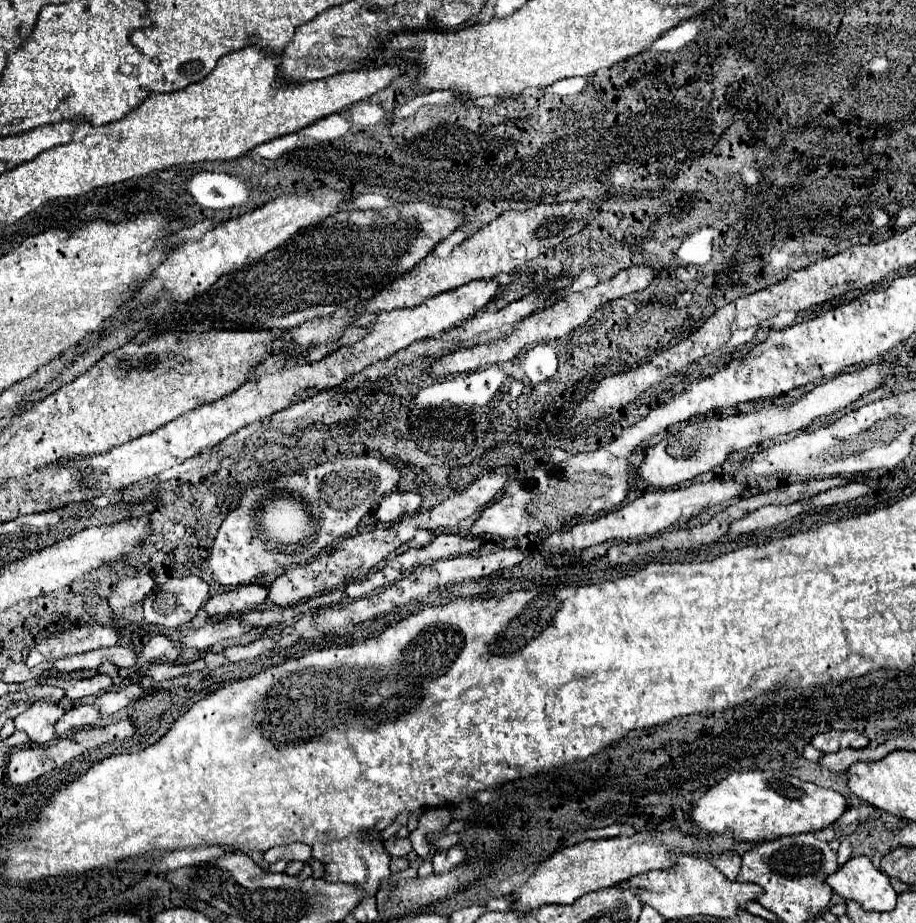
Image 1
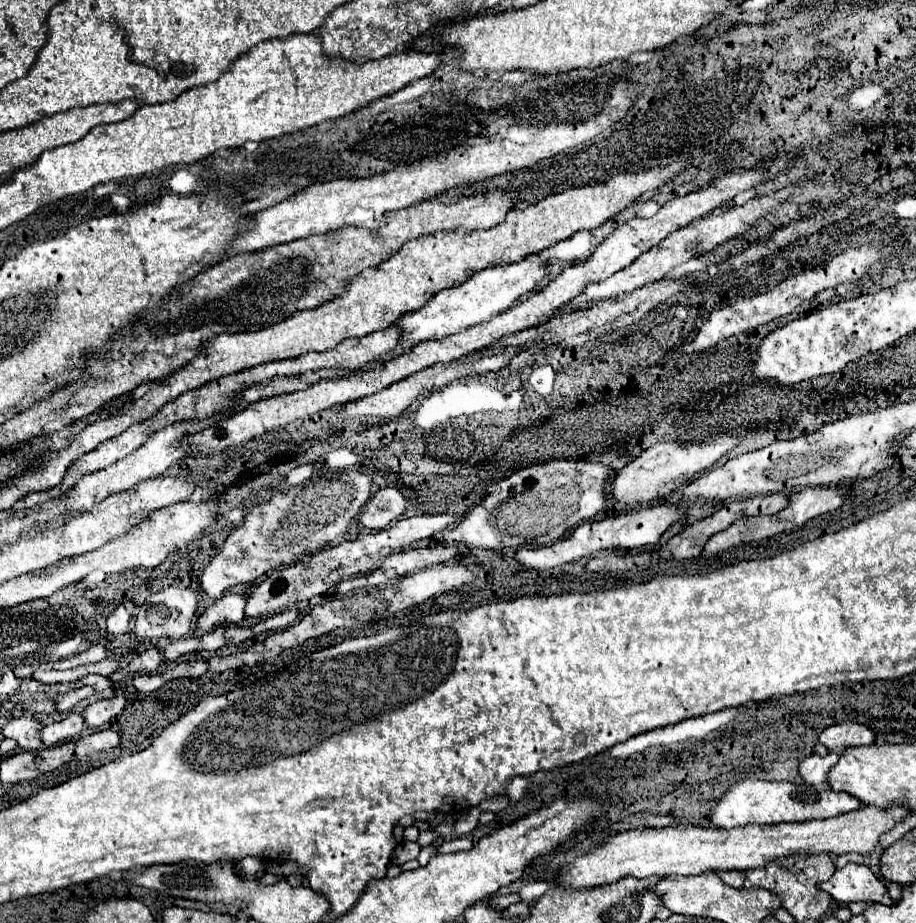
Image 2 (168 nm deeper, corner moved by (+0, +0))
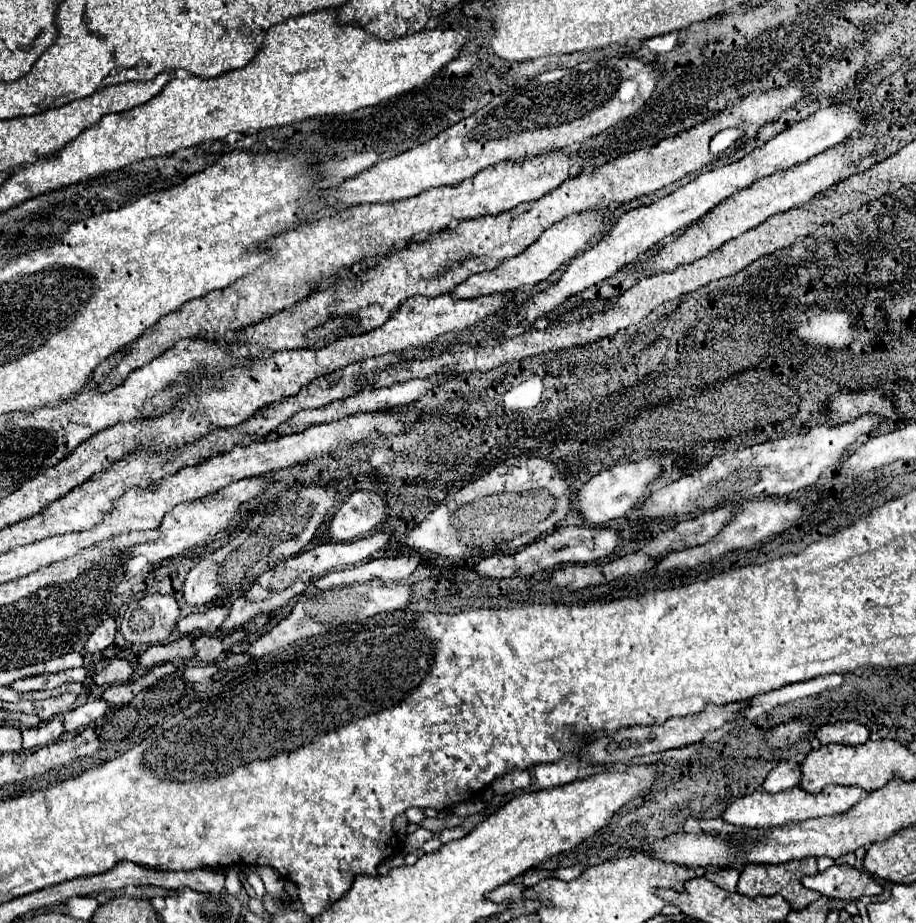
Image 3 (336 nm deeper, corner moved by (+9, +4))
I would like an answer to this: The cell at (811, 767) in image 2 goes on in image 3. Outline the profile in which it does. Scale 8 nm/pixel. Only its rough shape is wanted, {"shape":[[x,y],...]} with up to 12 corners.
{"shape":[[780,761],[762,787],[770,793],[796,787],[800,765]]}

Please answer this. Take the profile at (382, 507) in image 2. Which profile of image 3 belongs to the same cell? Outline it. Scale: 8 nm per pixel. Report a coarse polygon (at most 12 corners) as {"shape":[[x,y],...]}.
{"shape":[[354,491],[330,519],[334,541],[366,537],[386,513],[374,491]]}

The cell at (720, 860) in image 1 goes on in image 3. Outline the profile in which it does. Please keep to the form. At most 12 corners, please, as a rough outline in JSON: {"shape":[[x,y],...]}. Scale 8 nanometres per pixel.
{"shape":[[712,869],[704,875],[726,891],[736,891],[738,869]]}

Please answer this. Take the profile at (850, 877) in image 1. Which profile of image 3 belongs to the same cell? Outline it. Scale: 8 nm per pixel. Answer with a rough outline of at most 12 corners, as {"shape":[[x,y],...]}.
{"shape":[[846,863],[804,877],[828,899],[878,895],[868,873]]}

